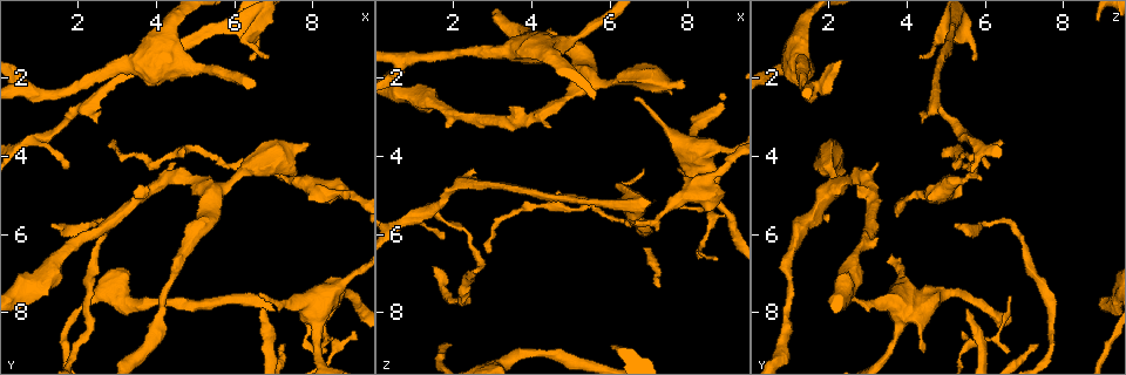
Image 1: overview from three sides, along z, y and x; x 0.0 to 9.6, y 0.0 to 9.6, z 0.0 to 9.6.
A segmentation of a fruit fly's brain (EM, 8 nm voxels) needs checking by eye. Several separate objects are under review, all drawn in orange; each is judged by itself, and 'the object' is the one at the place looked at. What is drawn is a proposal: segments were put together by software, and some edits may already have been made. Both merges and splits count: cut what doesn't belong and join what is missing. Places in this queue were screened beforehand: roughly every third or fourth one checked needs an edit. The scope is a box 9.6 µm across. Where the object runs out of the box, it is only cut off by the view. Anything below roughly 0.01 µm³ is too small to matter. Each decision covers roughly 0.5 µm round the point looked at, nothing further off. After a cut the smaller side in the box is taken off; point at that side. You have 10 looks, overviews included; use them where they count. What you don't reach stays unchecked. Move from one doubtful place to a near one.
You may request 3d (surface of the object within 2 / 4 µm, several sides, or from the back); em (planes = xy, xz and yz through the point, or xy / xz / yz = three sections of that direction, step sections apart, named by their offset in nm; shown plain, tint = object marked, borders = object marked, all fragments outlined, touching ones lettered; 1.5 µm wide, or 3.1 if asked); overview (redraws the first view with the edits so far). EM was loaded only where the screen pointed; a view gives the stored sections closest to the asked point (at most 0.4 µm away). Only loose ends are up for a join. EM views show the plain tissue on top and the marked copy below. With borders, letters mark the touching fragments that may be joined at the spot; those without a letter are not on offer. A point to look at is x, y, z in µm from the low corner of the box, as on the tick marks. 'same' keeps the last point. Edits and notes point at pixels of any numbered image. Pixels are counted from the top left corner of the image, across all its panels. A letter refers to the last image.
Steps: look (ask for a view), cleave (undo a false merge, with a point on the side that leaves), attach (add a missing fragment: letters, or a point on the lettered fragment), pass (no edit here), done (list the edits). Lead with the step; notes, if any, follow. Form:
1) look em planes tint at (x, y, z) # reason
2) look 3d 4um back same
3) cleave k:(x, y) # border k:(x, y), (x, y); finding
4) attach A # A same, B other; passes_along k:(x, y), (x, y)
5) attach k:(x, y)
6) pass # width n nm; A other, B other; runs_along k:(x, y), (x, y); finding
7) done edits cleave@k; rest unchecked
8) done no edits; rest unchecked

look em xy step 4 borders at (7.85, 3.65, 2.00) # an open end

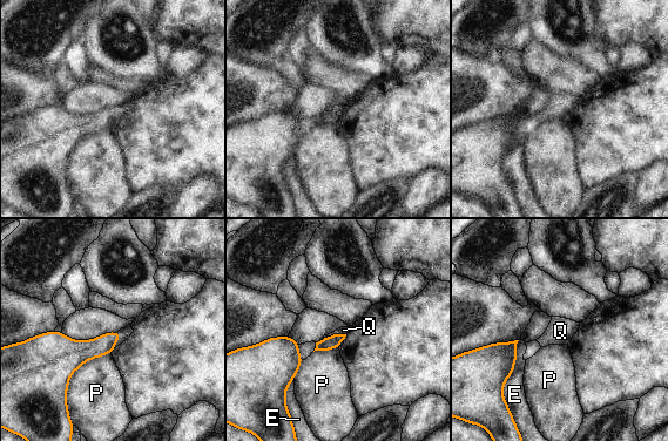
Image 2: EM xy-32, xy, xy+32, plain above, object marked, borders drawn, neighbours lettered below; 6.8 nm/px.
look em planes borders same # another direction

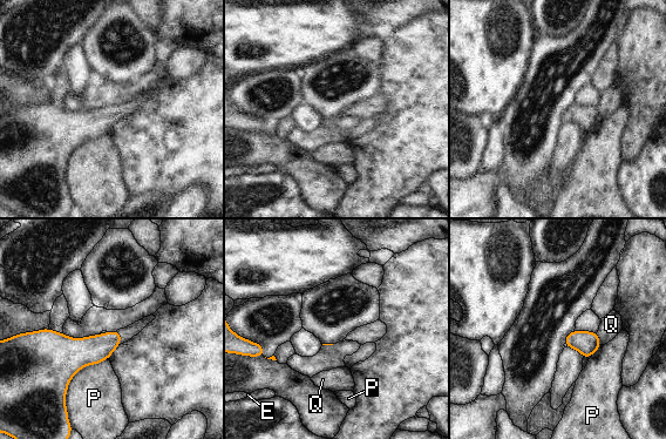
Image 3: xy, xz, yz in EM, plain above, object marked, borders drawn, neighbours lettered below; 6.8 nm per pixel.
pass # E other, P other, Q other; border 3:(596, 332), (602, 344); none of them fits

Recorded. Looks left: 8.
look 3d 4um at (7.30, 8.80, 7.40) # an open end

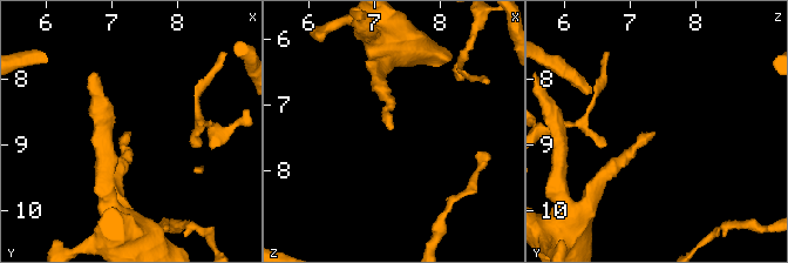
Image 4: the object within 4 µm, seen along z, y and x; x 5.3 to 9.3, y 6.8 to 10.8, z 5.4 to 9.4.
look em planes borders at (7.30, 8.80, 7.35)

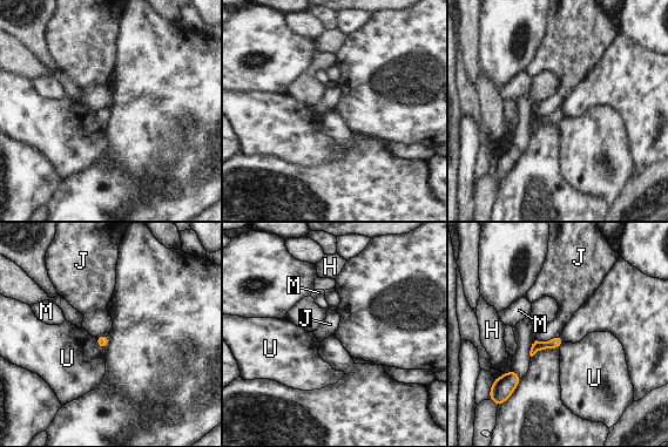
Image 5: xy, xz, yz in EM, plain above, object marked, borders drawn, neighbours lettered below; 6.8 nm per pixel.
pass # longest_contact J 170 nm; H other, J other, M other, U other; border 5:(559, 333), (548, 340), (537, 340); no lettered fragment goes on from it

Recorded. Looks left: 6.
look em yz step 4 borders at (1.75, 4.20, 6.05) # an open end

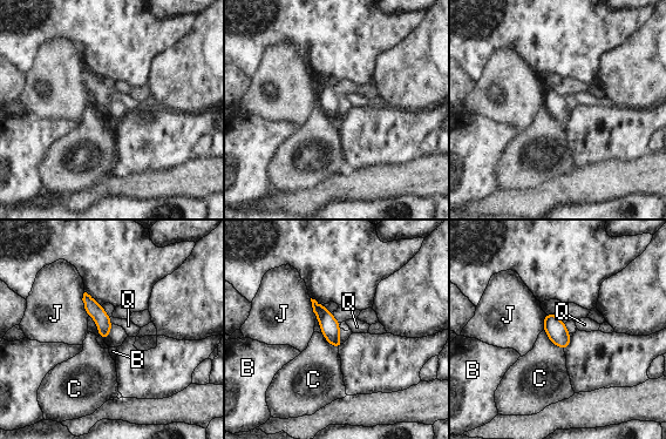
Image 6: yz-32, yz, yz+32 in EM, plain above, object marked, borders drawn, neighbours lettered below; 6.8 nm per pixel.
look em xz step 4 borders same # another direction

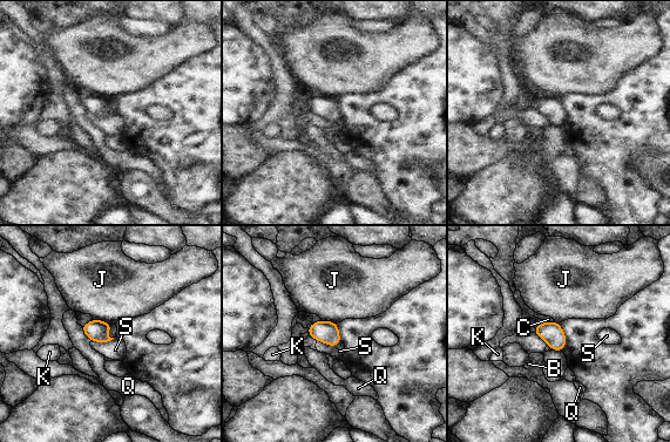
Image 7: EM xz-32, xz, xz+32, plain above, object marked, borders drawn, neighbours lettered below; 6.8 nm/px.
pass # width 150 nm; B other, C other, J other, K other, Q other, S other; border 7:(317, 340), (331, 346), (342, 341); none of them fits

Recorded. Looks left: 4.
look 3d 2um at (0.60, 2.30, 1.60)

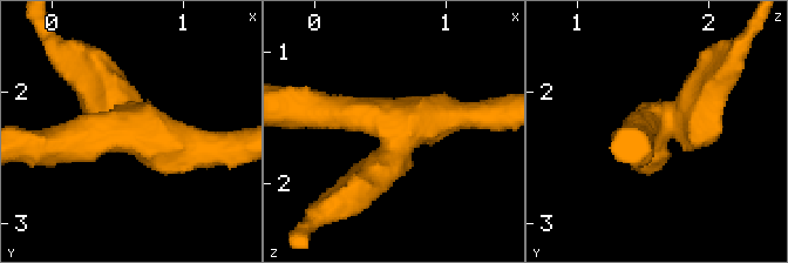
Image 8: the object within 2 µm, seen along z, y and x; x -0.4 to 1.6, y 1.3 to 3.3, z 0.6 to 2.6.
look em xz step 8 tint at (0.66, 2.28, 1.62) # need the tissue

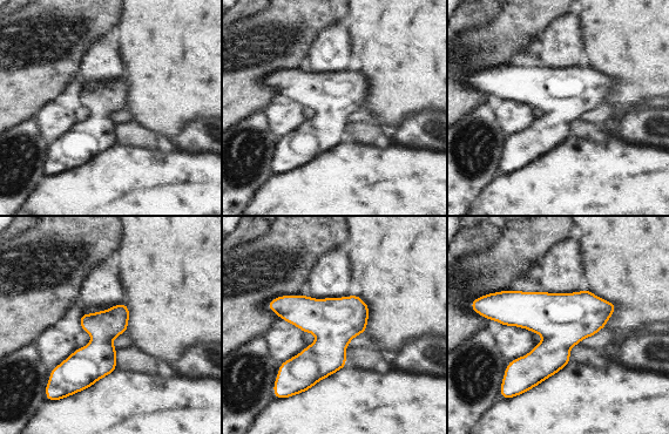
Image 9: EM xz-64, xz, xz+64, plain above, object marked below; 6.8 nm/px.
look em xy step 4 borders same # cut it another way

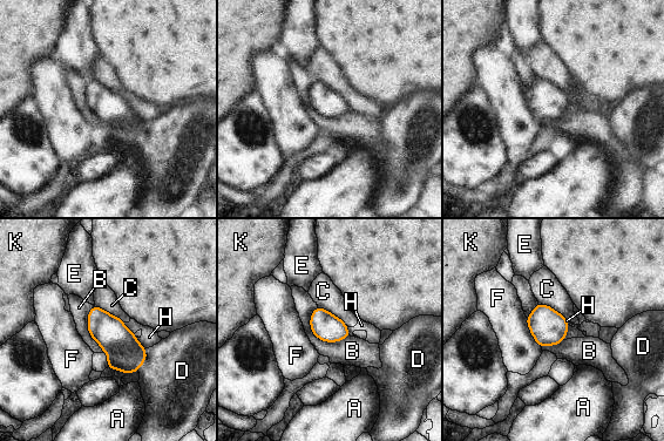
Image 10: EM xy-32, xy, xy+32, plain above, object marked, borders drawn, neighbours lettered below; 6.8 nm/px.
pass # width 200 nm; A other, B other, C other, D other, E other, F other, H other, K other; continuous, no second cell

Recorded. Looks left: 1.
done no edits; rest unchecked

